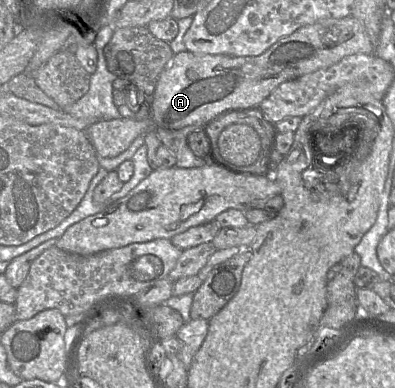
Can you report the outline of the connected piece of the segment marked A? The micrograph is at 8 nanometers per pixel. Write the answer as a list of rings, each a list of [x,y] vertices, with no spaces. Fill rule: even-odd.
[[[349,16],[324,18],[301,27],[258,56],[197,54],[188,50],[179,52],[174,54],[158,78],[151,96],[148,118],[101,120],[88,126],[85,132],[97,155],[114,158],[138,136],[155,131],[158,127],[181,129],[194,124],[204,125],[231,110],[249,109],[260,105],[283,82],[327,68],[349,55],[374,54],[375,49],[362,21]]]

